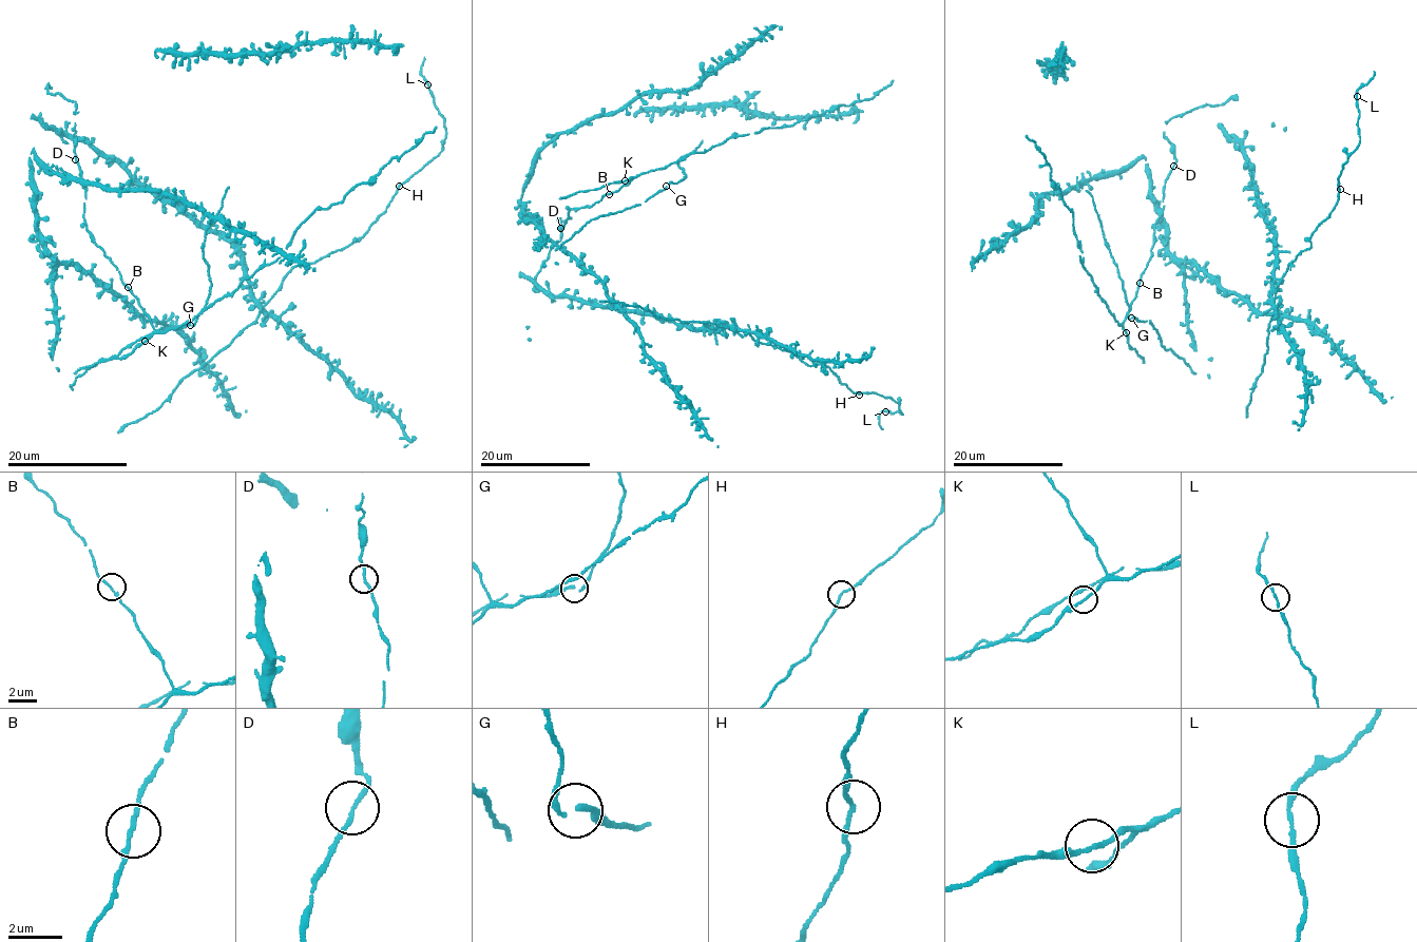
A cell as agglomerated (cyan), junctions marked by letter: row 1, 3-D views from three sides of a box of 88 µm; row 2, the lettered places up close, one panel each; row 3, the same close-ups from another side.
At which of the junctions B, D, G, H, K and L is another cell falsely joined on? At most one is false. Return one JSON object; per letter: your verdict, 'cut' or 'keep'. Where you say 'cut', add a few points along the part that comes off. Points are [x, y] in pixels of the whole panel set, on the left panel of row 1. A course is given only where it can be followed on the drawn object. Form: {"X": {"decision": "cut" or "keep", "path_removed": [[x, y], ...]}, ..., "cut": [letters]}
{"B": {"decision": "keep"}, "D": {"decision": "keep"}, "G": {"decision": "keep"}, "H": {"decision": "keep"}, "K": {"decision": "keep"}, "L": {"decision": "keep"}, "cut": []}

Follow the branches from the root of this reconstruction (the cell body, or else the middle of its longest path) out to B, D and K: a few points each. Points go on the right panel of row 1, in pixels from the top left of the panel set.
B: (1150, 260), (1140, 283)
D: (1150, 260), (1154, 224), (1163, 211), (1163, 188), (1172, 166)
K: (1150, 260), (1123, 322), (1126, 332)

